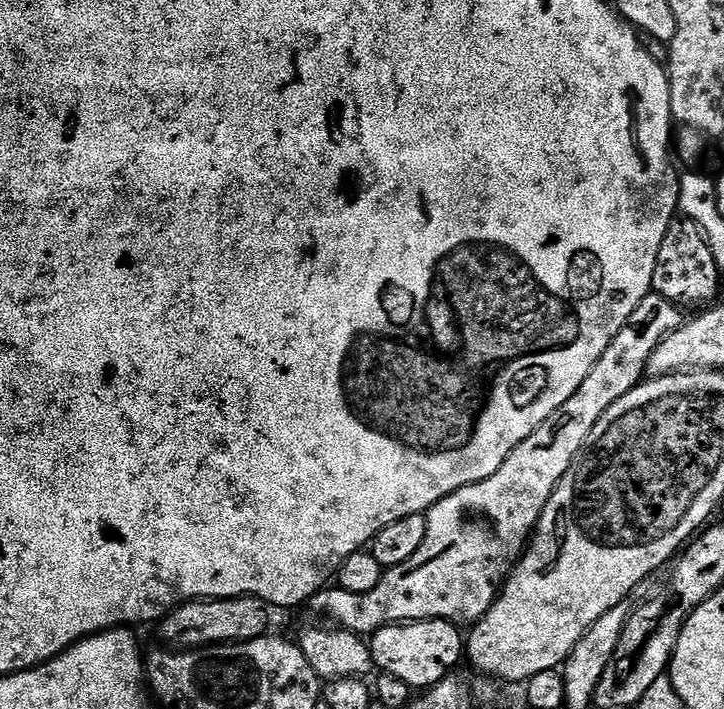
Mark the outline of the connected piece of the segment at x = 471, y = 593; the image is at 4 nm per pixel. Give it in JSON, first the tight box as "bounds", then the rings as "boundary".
{"bounds":[311,294,685,634],"boundary":[[[655,294],[642,298],[638,310],[630,314],[628,324],[622,326],[622,330],[614,334],[614,342],[606,346],[606,354],[602,354],[594,370],[586,374],[586,382],[582,382],[582,386],[578,386],[576,393],[557,412],[550,414],[550,418],[546,418],[546,422],[542,422],[542,426],[538,426],[530,438],[523,440],[510,453],[498,471],[482,482],[467,484],[428,509],[426,542],[422,542],[414,558],[406,558],[402,566],[387,569],[382,582],[378,582],[378,586],[366,594],[350,594],[350,590],[339,586],[325,587],[312,597],[311,607],[332,616],[333,625],[357,634],[371,634],[379,628],[385,628],[387,624],[406,624],[418,620],[451,620],[457,626],[471,626],[481,620],[500,595],[504,581],[512,575],[512,569],[524,555],[546,502],[550,502],[558,482],[570,470],[586,438],[590,438],[590,430],[594,430],[598,418],[602,418],[602,414],[606,414],[606,410],[610,410],[618,398],[622,398],[645,379],[650,354],[654,354],[658,344],[668,334],[678,330],[685,320],[685,313],[666,298]]]}

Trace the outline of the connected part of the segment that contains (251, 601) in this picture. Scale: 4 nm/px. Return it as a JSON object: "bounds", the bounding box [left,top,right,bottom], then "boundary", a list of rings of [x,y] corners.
{"bounds":[159,596,270,650],"boundary":[[[235,596],[229,600],[189,600],[169,612],[159,625],[165,645],[176,650],[203,650],[218,644],[241,644],[265,635],[270,605],[256,596]]]}

